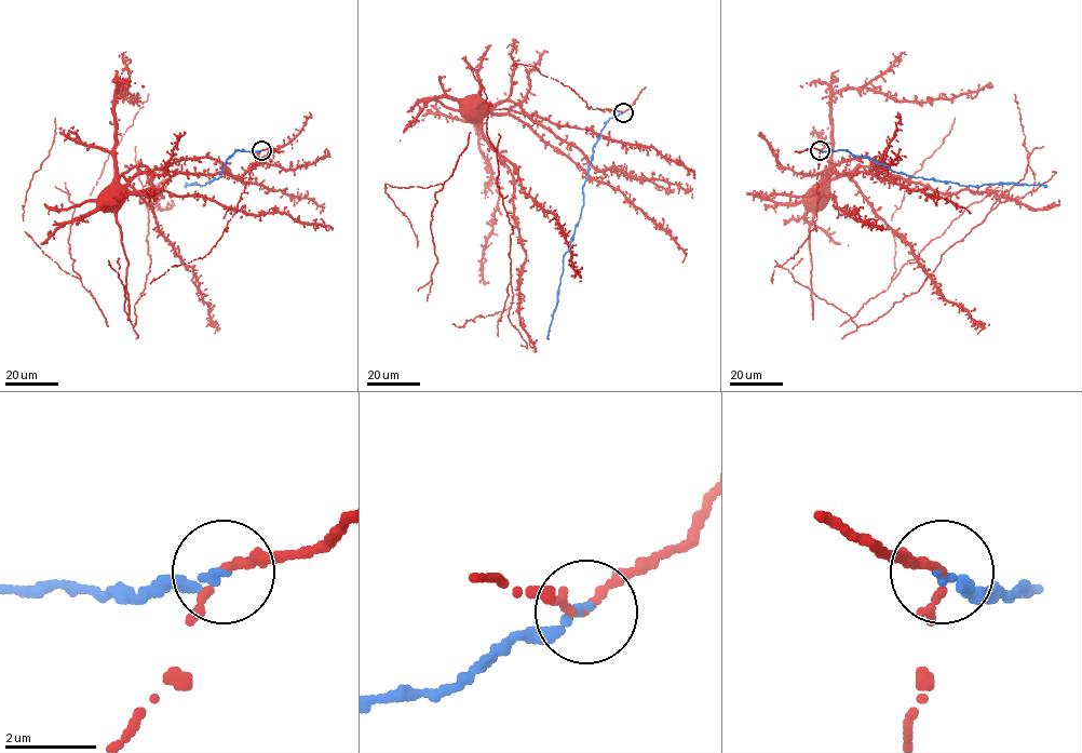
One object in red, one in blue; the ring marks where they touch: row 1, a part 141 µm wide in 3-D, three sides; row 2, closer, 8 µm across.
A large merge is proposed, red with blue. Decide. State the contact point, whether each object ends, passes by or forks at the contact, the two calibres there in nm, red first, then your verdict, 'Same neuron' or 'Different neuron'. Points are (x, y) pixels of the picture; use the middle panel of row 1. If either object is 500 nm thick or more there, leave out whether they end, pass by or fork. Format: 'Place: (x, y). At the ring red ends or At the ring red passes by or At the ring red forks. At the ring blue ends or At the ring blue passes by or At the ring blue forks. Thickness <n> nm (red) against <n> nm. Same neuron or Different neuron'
Place: (623, 112). At the ring red passes by. At the ring blue ends. Thickness 170 nm (red) against 200 nm. Different neuron

